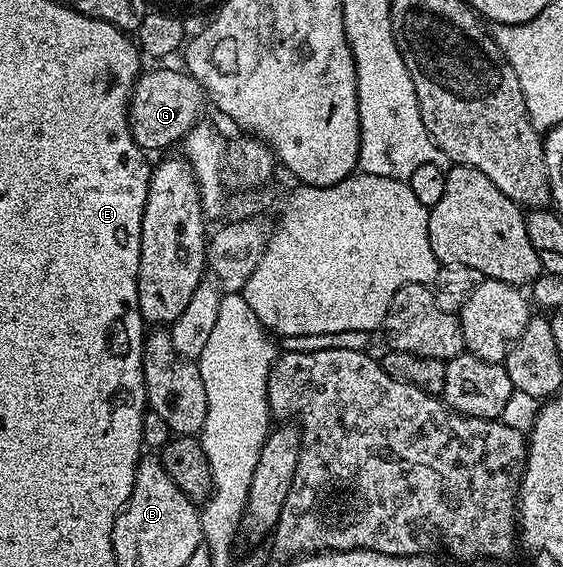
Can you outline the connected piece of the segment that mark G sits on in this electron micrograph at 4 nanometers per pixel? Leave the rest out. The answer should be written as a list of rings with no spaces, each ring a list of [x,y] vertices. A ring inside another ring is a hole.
[[[181,69],[148,70],[139,73],[134,83],[128,113],[134,143],[144,151],[153,152],[166,150],[173,142],[181,143],[203,117],[202,109],[208,106],[208,99],[202,85]]]

